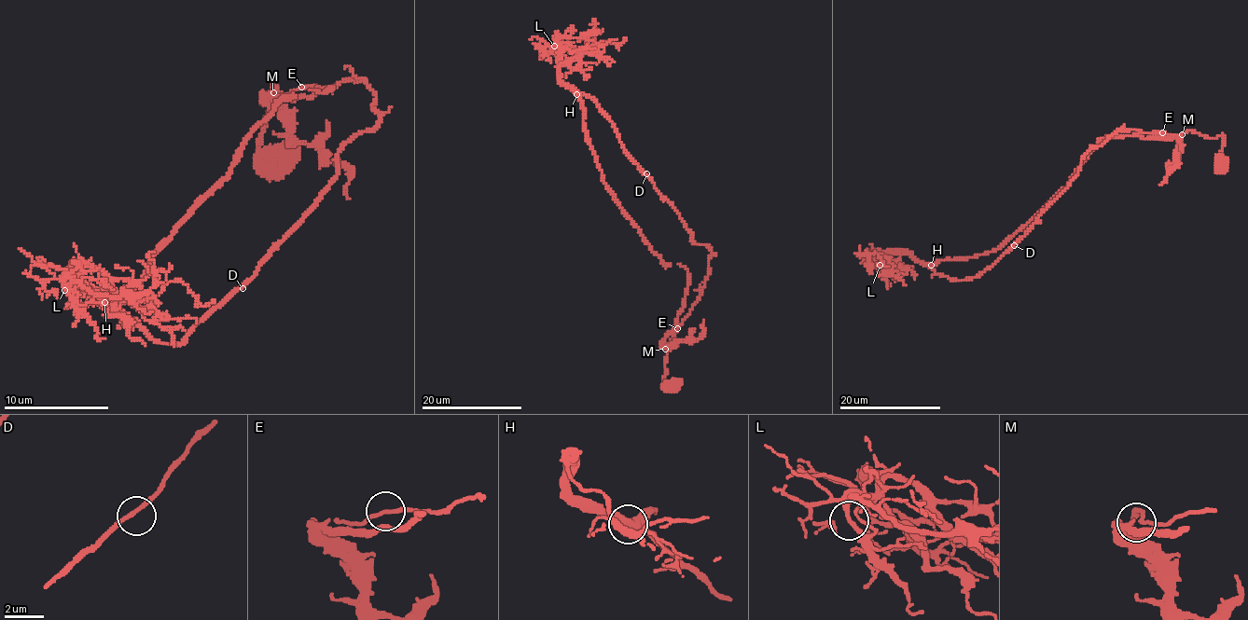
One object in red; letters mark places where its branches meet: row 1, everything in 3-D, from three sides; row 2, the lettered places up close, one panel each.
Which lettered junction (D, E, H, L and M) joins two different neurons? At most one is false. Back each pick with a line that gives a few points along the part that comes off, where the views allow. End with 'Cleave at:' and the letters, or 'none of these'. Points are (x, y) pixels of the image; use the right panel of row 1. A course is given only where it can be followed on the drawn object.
Cleave at: none of these

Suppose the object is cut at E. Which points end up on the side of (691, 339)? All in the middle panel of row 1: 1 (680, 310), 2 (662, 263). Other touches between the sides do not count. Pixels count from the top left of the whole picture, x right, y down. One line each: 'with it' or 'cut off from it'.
1: with it
2: cut off from it

